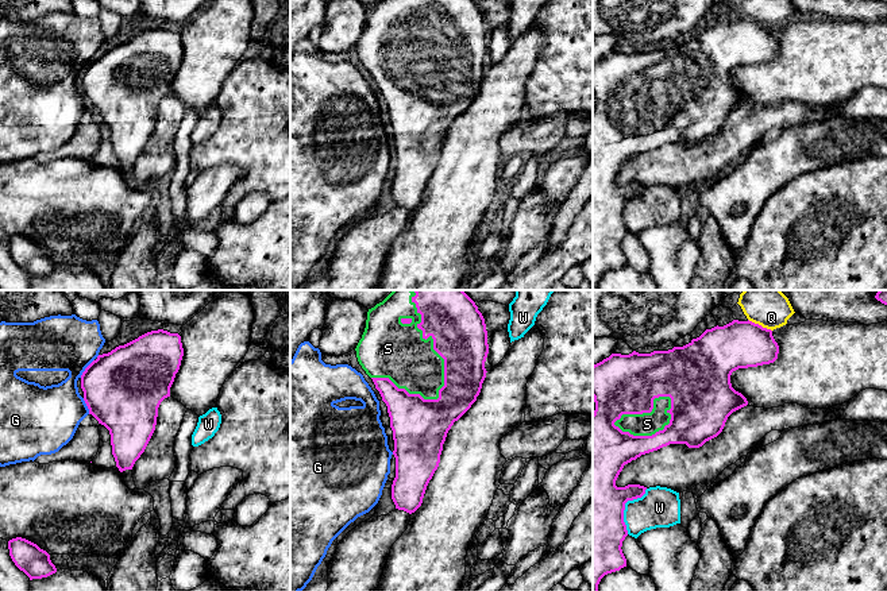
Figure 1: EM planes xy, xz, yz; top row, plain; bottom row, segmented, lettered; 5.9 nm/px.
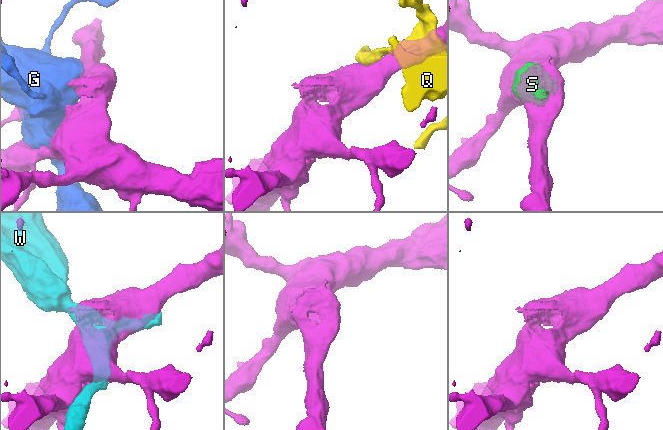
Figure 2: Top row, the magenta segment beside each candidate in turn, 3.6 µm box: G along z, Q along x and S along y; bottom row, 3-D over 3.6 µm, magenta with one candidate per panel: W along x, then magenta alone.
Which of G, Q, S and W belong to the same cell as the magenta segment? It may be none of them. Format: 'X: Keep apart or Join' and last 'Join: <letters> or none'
G: Keep apart
Q: Keep apart
S: Join
W: Keep apart
Join: S

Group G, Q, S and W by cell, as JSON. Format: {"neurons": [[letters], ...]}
{"neurons": [["G"], ["Q"], ["S"], ["W"]]}

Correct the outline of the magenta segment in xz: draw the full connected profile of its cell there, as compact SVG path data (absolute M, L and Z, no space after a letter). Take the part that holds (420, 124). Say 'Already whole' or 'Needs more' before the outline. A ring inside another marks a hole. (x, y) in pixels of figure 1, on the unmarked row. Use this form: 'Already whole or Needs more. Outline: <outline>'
Needs more. Outline: M379 0L369 7L356 55L387 104L396 175L392 197L409 212L423 201L447 131L477 98L486 76L487 28L475 0Z

